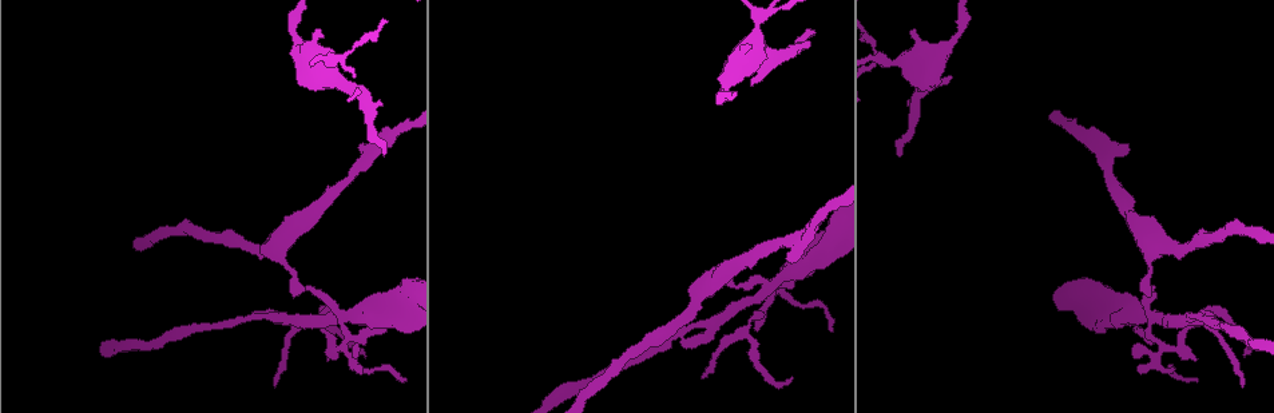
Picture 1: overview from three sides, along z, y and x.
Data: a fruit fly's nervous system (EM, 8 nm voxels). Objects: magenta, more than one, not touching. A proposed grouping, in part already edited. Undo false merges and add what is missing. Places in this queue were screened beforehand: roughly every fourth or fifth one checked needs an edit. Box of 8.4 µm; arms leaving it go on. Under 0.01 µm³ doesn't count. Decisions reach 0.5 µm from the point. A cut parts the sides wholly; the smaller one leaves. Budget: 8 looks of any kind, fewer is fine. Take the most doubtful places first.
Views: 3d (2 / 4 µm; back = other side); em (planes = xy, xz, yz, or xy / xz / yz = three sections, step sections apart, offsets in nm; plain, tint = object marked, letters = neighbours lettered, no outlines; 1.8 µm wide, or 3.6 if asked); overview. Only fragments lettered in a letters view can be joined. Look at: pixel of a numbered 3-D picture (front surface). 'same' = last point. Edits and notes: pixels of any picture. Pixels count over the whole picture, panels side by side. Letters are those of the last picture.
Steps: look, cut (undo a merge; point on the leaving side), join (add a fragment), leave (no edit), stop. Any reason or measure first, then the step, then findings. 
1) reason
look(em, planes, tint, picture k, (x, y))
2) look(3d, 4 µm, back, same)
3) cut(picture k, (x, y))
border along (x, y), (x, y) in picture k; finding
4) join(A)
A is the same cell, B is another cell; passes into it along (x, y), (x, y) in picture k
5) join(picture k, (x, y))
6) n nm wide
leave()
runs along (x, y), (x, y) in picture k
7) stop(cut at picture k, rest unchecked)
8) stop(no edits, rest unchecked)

branch stops here
look(em, planes, letters, picture 1, (898, 154))

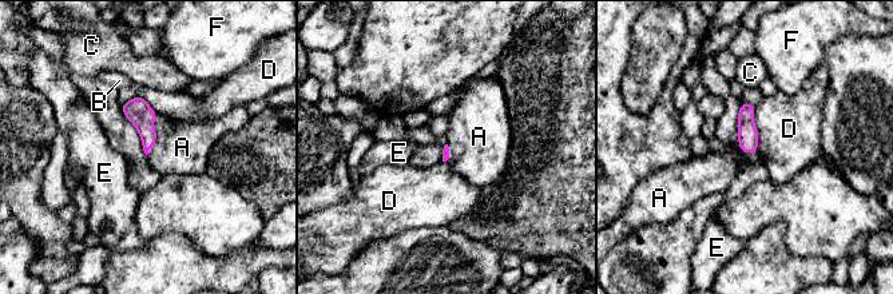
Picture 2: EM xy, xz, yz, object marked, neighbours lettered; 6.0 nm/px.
A touches over 260 nm
join(picture 2, (182, 147))
A is the same cell, B, C, D, E and F are other cells; passes into it along (138, 111), (155, 135), (182, 147) in picture 2; the cell continues

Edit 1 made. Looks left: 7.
calibre changes
look(em, 3.6 µm, planes, tint, picture 1, (946, 49))

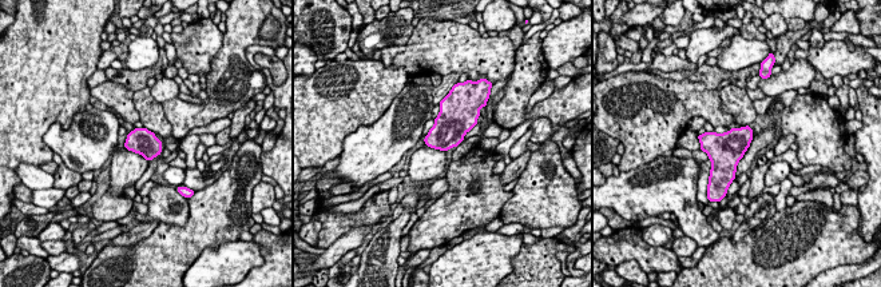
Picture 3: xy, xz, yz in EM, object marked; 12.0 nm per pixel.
see the neighbours
look(em, 3.6 µm, planes, letters, same)

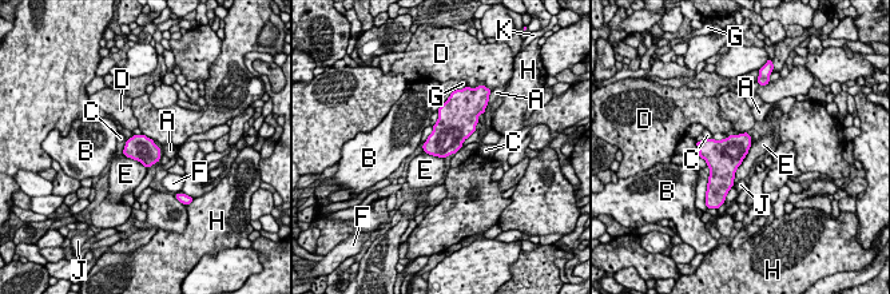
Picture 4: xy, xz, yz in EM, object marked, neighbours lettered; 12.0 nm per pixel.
320 nm wide
leave()
A, B, C, D, E, F, G, H, J and K are other cells; border along (753, 143), (738, 167), (731, 186) in picture 4; one cell here

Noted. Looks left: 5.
free end
look(em, planes, letters, picture 1, (690, 348))

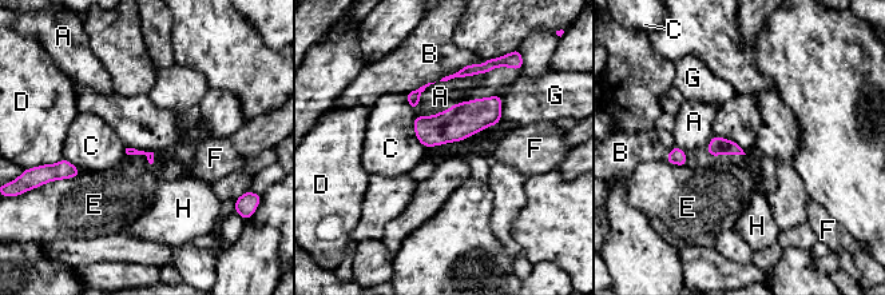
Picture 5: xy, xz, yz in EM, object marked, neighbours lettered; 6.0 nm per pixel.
leave()
A, B, C, D, E, F, G and H are other cells; border along (80, 172), (58, 180) in picture 5; none of them fits

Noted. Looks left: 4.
stop(join at picture 2, rest unchecked)

